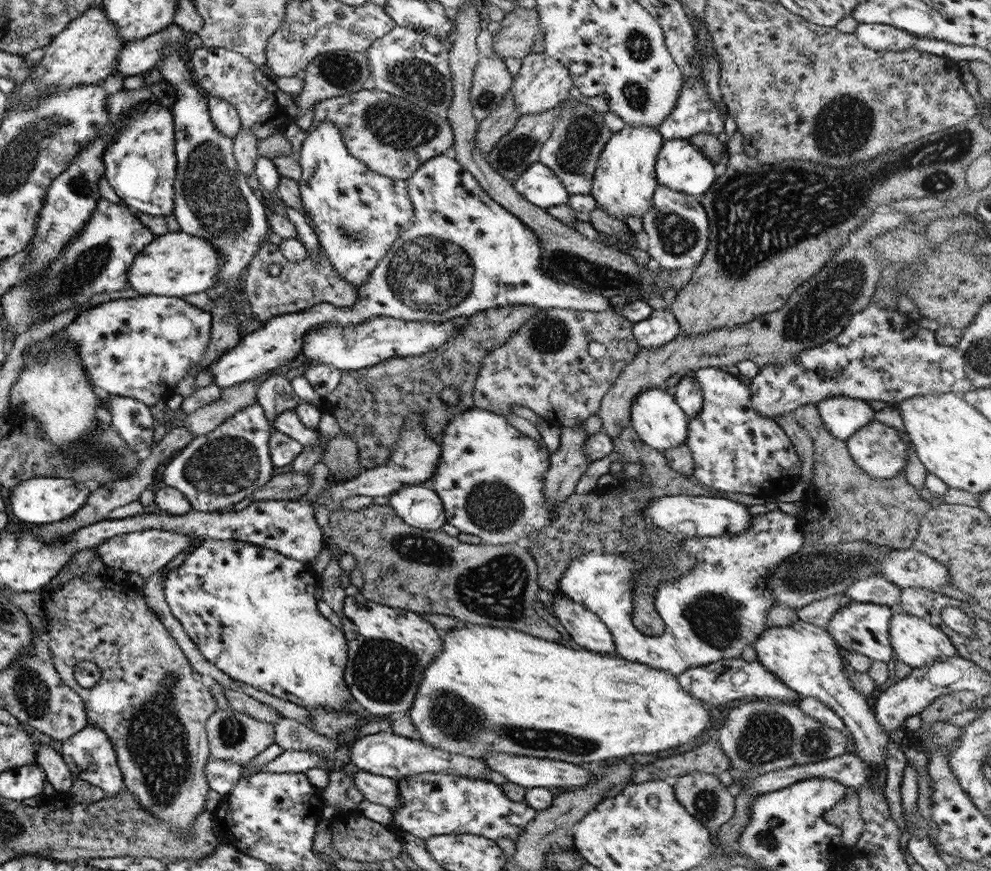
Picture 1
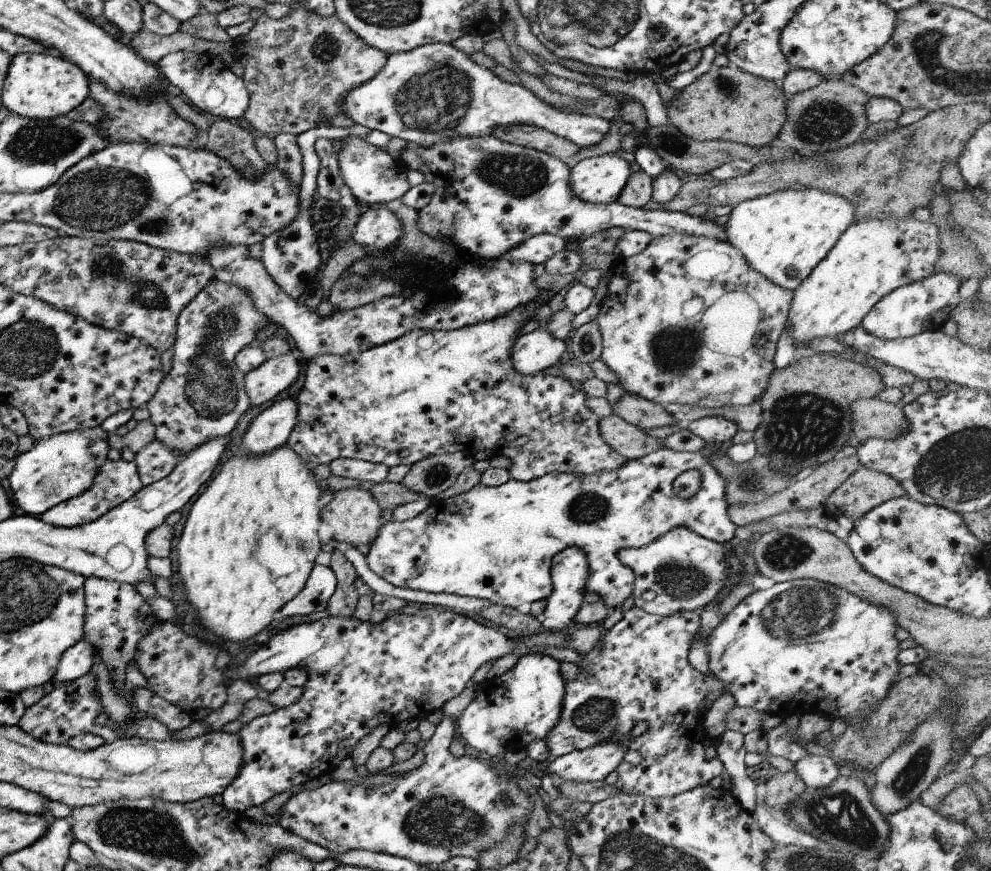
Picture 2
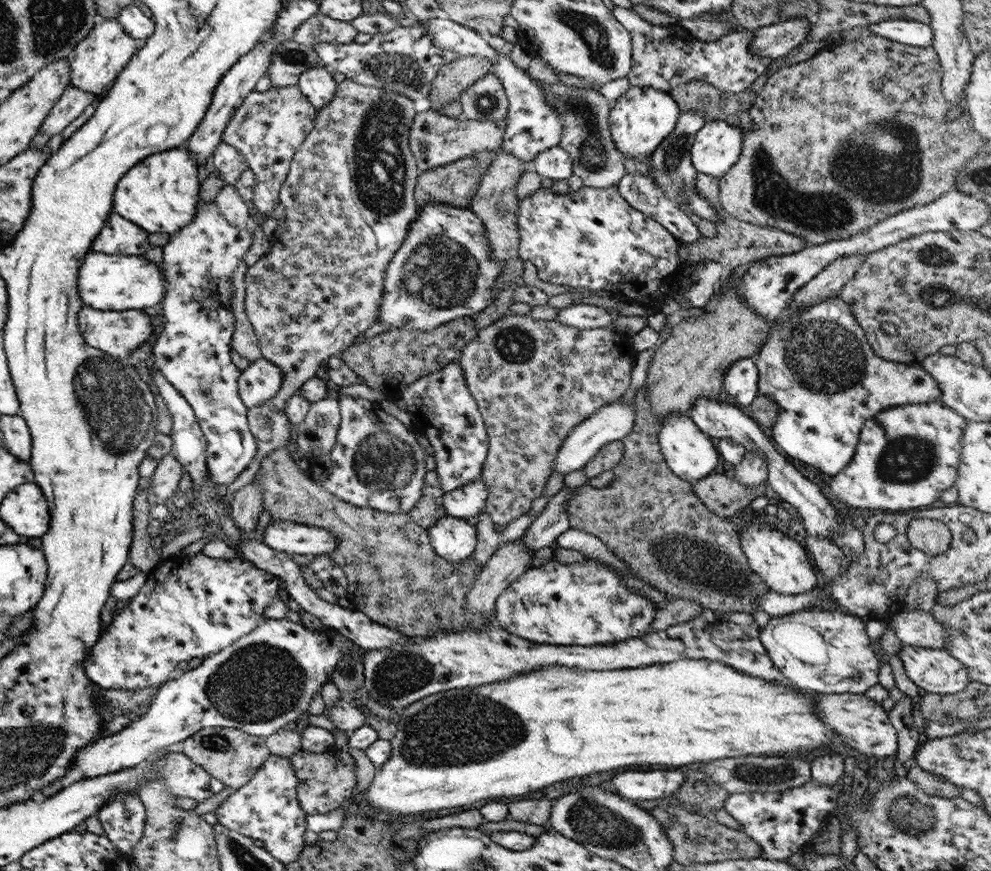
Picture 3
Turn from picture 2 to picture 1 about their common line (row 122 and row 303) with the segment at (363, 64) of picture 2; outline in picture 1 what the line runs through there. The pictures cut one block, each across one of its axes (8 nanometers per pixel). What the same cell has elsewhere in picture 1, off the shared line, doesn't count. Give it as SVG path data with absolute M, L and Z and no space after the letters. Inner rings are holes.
M264 241L257 254L253 255L247 265L246 283L242 291L245 303L249 304L254 320L265 321L282 314L293 314L304 311L319 303L329 303L336 307L351 306L356 298L356 289L346 282L331 268L321 247L317 246L315 254L318 257L306 256L301 262L281 260L280 272L271 277L265 270L267 266L279 259L276 248ZM317 259L318 262L314 260Z

